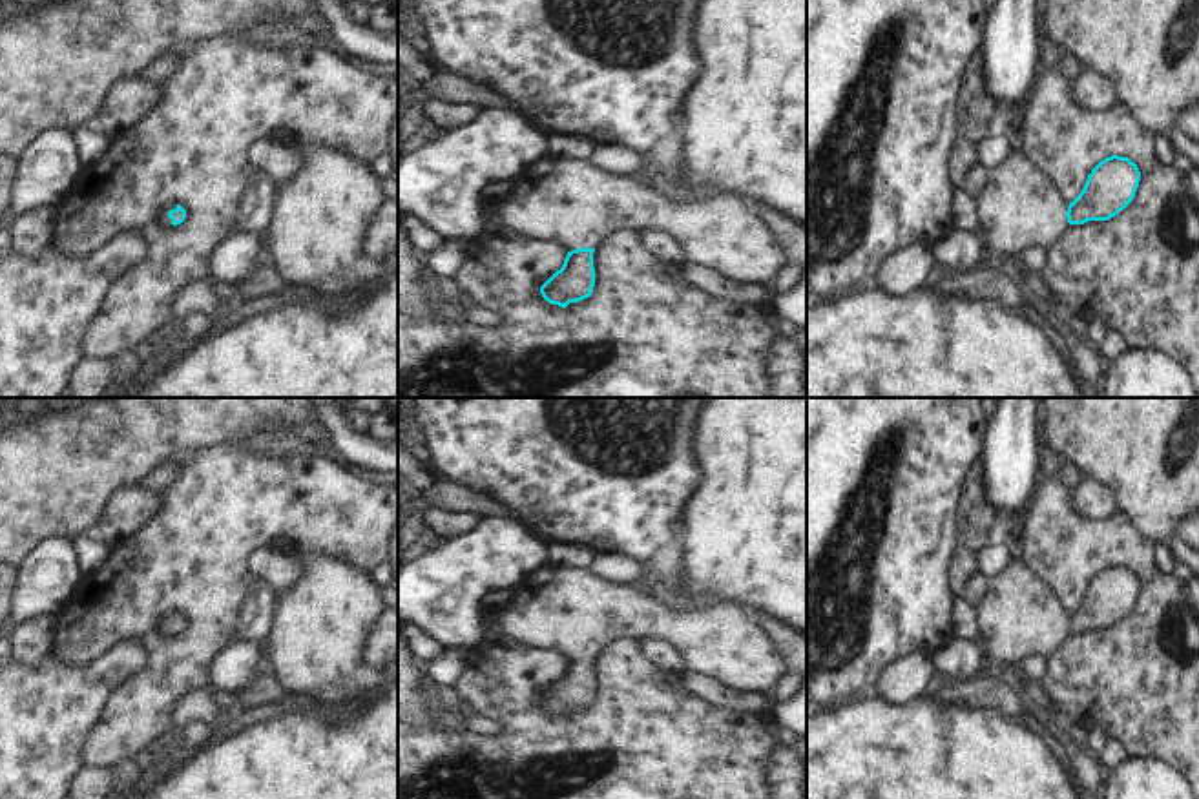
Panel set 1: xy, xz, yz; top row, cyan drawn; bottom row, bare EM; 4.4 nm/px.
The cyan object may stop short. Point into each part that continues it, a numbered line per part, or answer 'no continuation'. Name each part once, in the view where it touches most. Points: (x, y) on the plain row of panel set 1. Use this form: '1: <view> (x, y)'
1: xz (572, 612).

